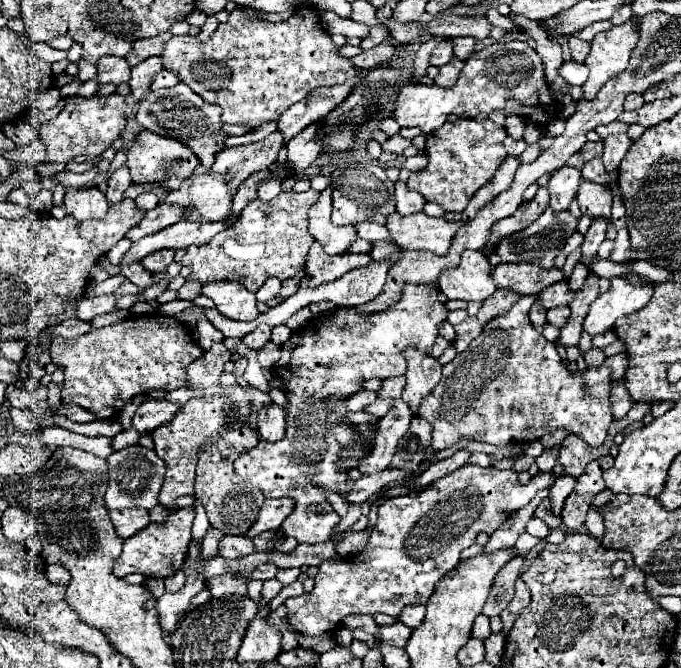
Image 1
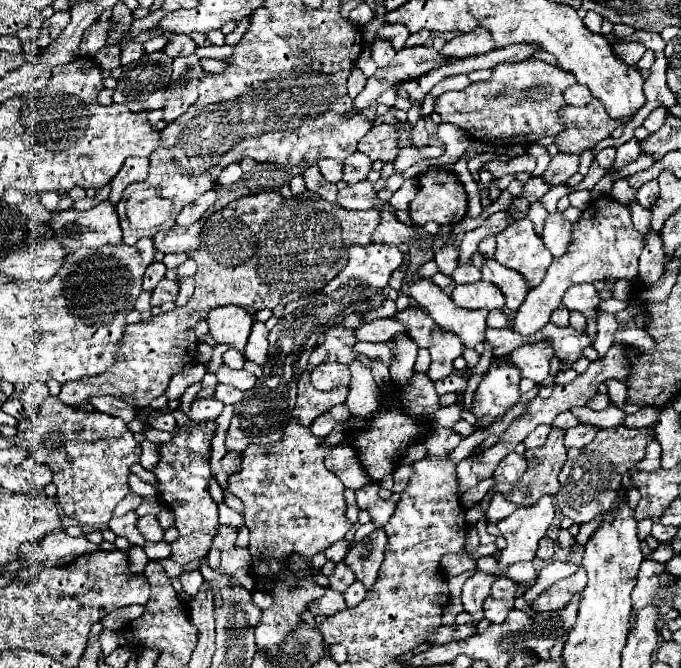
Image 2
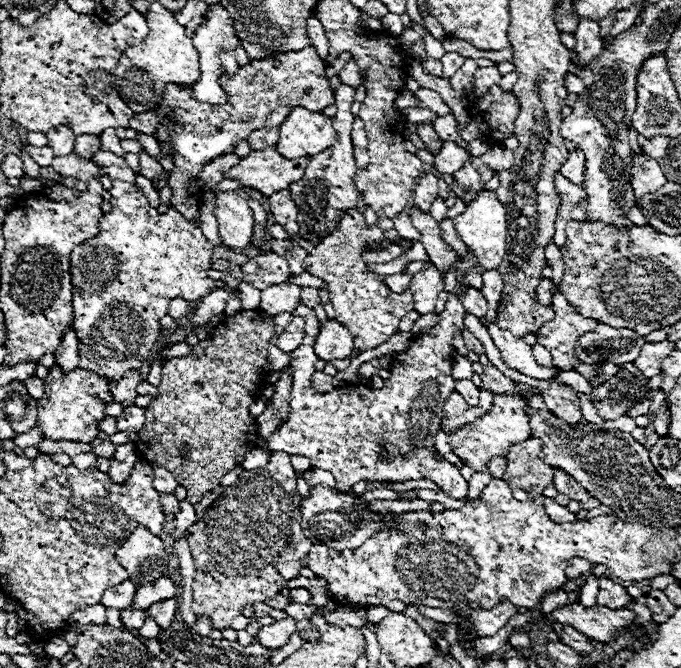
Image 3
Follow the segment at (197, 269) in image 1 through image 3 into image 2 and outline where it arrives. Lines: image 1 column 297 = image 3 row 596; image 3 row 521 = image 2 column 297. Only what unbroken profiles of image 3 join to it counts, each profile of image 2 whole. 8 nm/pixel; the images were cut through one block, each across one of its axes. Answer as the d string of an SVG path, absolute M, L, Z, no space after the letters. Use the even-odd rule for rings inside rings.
M260 192L252 196L242 196L222 210L214 212L206 218L202 234L200 234L200 248L190 252L188 256L196 260L198 272L194 276L195 290L192 298L178 310L152 316L150 322L128 324L124 332L124 340L120 344L120 352L116 356L116 364L108 368L108 372L100 376L92 376L88 380L78 380L76 384L64 384L58 398L68 406L82 406L88 404L92 396L130 396L136 400L138 408L148 406L154 398L158 398L170 378L186 364L196 360L196 346L198 338L194 334L194 326L200 320L206 320L210 310L226 304L242 306L248 314L256 314L264 308L276 308L278 304L286 306L292 300L300 300L304 294L318 292L328 284L348 262L348 248L350 246L370 246L372 232L380 224L380 212L352 212L346 208L338 208L326 200L298 200L298 198L282 198L278 192Z

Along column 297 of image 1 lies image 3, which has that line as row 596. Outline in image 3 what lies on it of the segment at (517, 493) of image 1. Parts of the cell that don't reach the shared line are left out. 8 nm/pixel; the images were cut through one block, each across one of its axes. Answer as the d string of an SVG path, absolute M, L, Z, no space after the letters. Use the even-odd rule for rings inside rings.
M610 578L600 580L600 590L598 590L598 598L596 598L598 606L608 606L612 610L618 610L618 608L624 608L628 600L630 600L630 596L626 594L624 586L614 584Z

